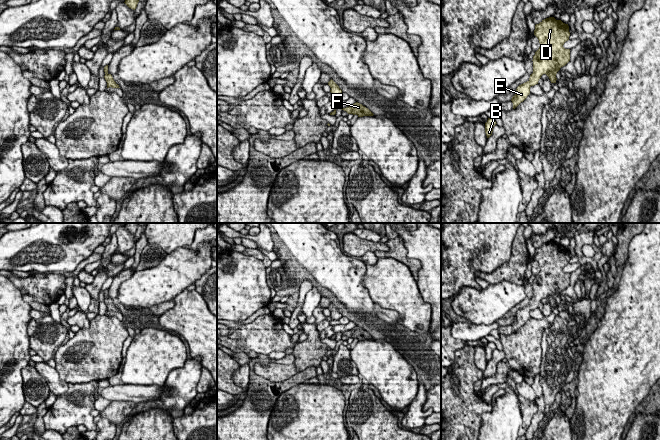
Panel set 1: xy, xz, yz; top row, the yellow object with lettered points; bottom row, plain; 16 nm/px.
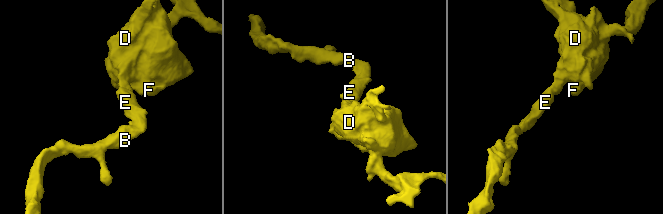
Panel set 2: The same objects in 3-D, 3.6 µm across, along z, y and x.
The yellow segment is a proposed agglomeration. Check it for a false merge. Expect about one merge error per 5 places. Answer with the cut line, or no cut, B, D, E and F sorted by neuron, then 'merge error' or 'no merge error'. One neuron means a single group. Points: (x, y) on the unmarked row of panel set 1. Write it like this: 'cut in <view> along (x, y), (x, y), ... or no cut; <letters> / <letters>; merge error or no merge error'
no cut; B D E F; no merge error

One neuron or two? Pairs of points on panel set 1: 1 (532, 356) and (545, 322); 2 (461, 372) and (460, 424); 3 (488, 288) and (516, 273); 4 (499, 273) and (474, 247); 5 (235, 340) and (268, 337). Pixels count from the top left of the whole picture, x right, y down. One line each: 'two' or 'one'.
1: one
2: one
3: two
4: two
5: one

